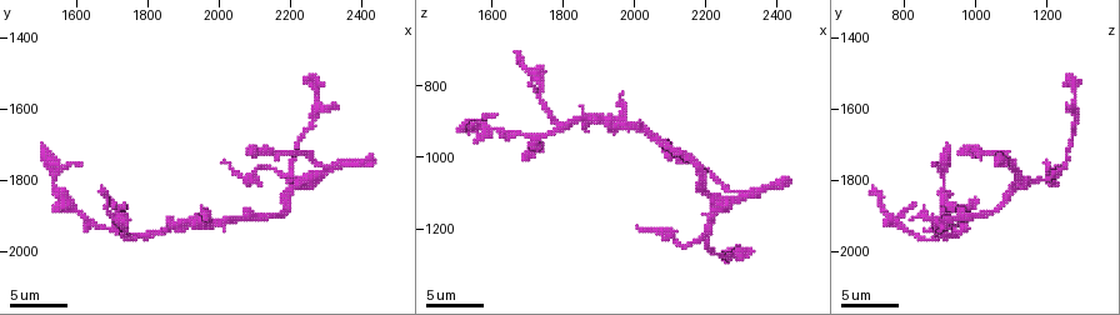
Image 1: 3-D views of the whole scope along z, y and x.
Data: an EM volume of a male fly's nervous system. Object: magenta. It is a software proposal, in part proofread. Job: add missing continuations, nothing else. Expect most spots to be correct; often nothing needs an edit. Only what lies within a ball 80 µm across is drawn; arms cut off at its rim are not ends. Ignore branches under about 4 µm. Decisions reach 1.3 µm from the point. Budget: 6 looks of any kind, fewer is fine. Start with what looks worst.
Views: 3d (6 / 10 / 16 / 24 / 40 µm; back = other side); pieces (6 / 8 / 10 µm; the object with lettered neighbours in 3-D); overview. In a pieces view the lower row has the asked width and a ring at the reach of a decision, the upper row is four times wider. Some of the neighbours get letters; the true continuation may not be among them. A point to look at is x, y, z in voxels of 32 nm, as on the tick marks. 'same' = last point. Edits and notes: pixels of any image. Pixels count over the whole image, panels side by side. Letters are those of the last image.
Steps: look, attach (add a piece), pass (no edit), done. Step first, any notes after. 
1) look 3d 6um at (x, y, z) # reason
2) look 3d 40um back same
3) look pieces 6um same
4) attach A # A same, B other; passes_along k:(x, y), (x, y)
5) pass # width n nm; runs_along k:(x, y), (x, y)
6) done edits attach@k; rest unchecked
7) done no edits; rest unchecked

look pieces 10um at (1510, 1700, 920) # long arm stops here

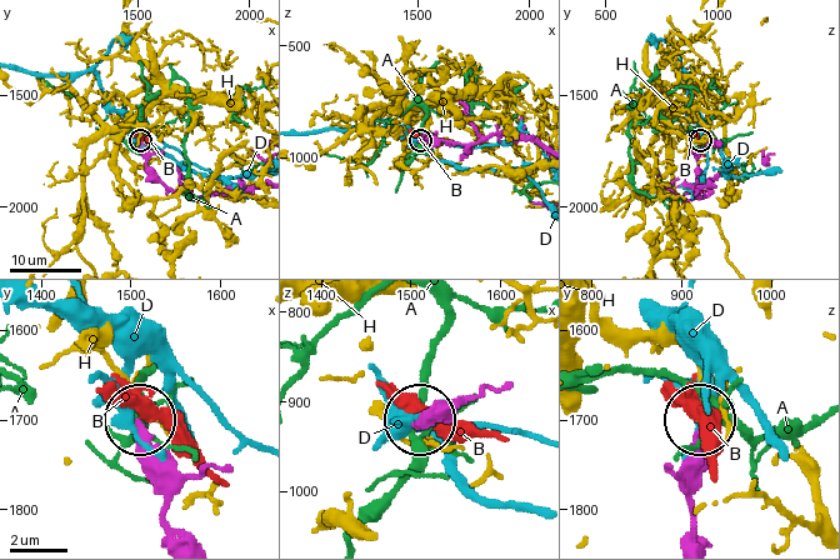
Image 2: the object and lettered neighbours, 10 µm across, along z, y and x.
pass # A other, B other, D other, H other; runs_along 2:(184, 538), (165, 516), (163, 459), (144, 425); none of them fits

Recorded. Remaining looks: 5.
look pieces 10um at (1700, 1860, 1000) # branch stops here

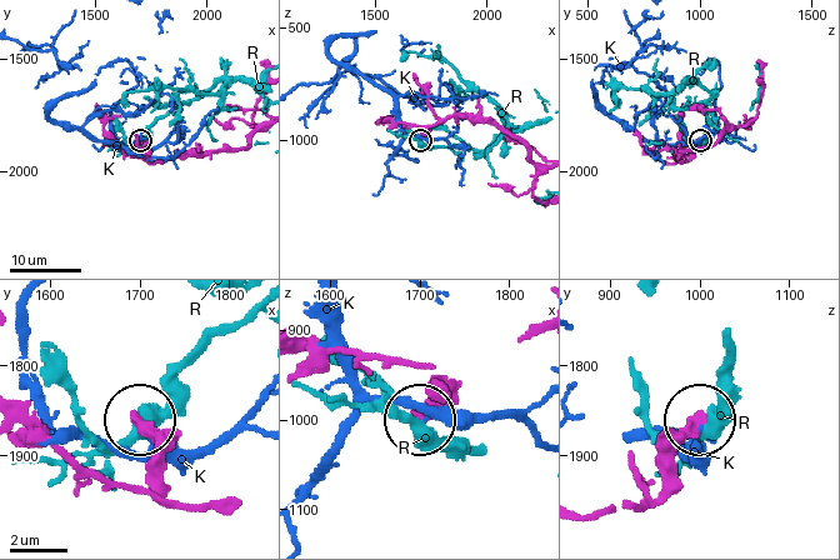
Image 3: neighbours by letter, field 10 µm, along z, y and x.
pass # K other, R other; runs_along 3:(628, 501), (661, 495), (666, 459), (698, 425); none of them fits

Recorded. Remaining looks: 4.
look 3d 10um at (1740, 1870, 830) # tapers out

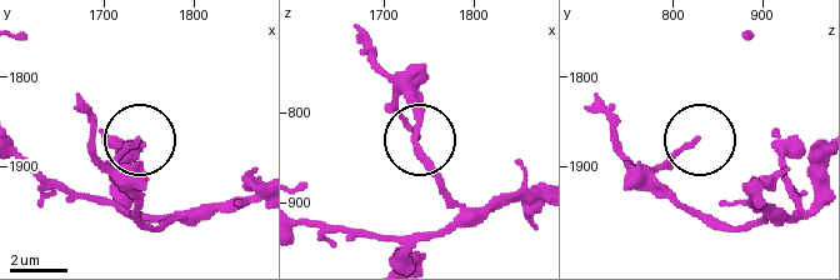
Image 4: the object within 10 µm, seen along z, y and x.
look pieces 10um at (1735, 1870, 825) # see the neighbours

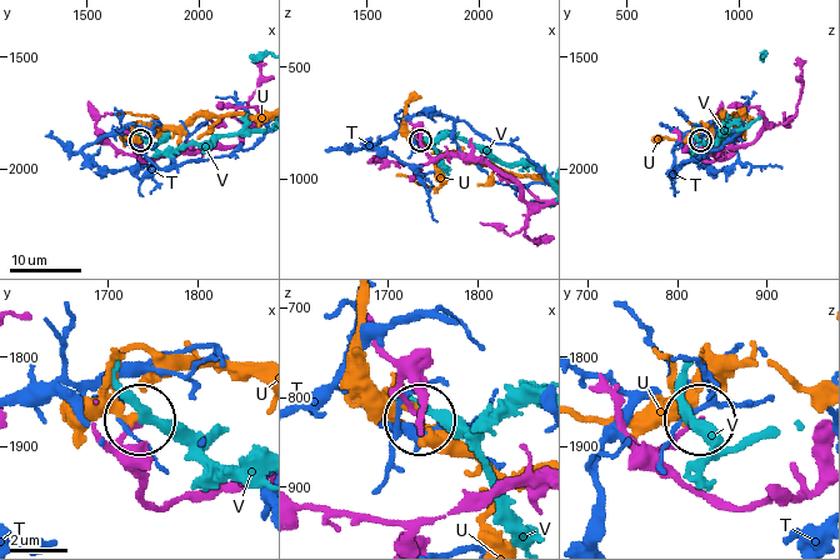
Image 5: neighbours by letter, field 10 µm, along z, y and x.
pass # T other, U other, V other; none of them fits

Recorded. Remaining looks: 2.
done no edits; rest unchecked

